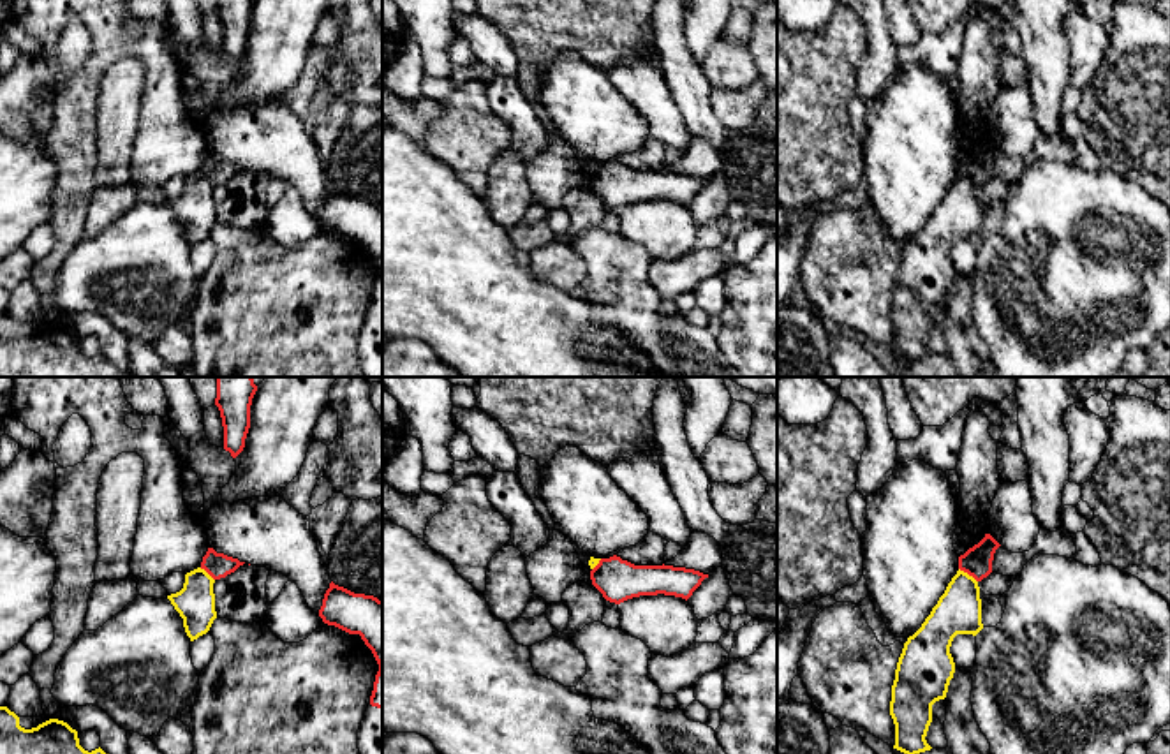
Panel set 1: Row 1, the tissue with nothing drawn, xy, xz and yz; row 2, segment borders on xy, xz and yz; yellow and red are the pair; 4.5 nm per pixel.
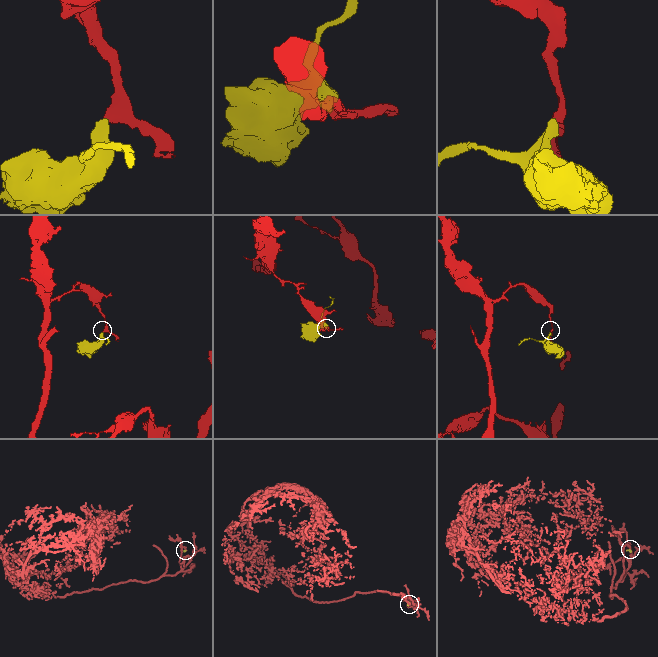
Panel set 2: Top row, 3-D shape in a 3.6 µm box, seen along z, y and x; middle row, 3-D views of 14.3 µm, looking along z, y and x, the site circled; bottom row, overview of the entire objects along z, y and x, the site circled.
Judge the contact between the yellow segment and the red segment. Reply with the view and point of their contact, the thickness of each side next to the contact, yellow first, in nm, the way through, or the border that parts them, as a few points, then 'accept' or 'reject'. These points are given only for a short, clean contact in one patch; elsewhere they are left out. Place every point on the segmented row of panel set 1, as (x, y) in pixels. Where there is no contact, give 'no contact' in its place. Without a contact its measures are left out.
yz (966, 573) | 200/140 nm | along yz (959, 568), (977, 582) | reject

